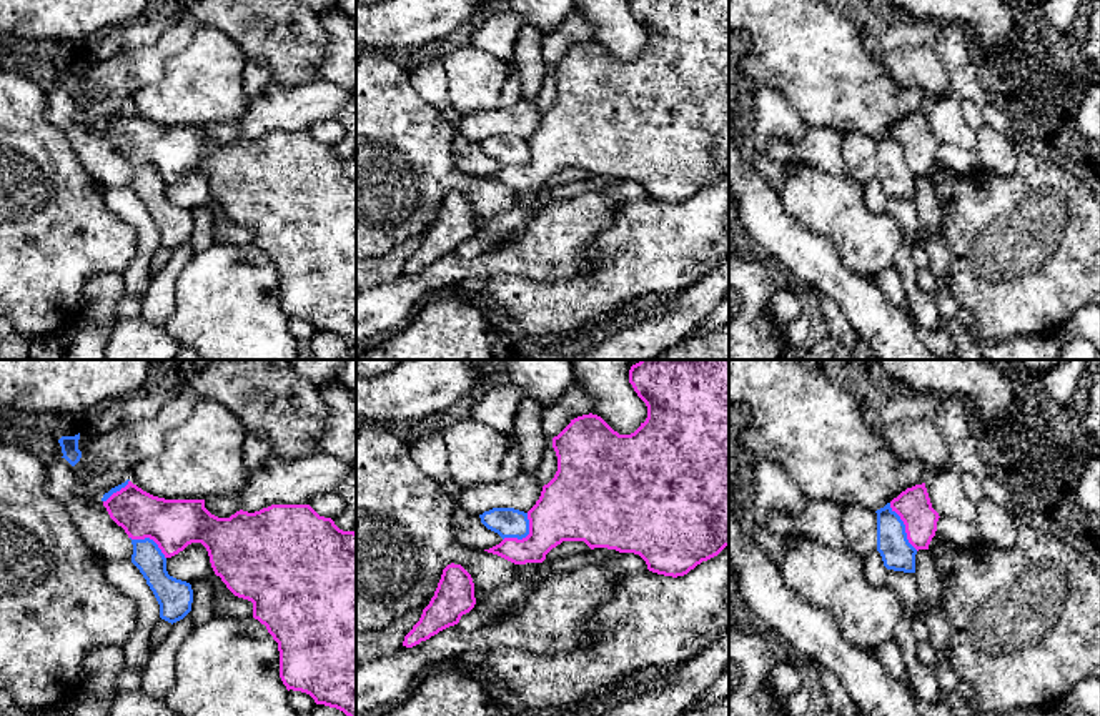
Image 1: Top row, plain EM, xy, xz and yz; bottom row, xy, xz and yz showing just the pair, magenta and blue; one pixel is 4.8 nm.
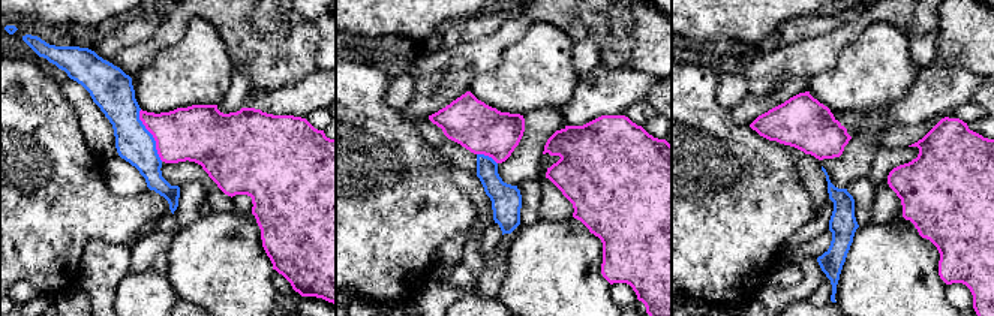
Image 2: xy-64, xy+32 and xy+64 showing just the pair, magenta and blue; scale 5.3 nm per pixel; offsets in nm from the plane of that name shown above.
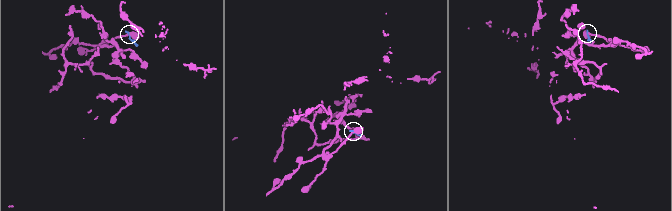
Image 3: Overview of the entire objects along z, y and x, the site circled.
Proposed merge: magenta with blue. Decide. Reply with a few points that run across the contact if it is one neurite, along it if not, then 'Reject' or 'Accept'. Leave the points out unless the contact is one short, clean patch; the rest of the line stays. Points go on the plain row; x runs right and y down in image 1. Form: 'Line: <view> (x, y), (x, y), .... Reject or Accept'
Line: yz (889, 130), (904, 152), (906, 165), (917, 177). Reject

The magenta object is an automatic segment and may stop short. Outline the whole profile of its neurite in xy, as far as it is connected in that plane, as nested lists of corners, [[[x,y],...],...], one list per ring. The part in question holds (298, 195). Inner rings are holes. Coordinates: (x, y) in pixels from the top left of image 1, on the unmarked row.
[[[131,108],[120,118],[103,128],[110,145],[125,157],[131,167],[153,167],[165,185],[171,185],[191,170],[201,170],[210,183],[211,195],[226,215],[238,225],[253,230],[253,245],[266,253],[268,260],[278,270],[280,278],[280,305],[286,316],[310,321],[316,331],[336,335],[349,343],[356,351],[356,160],[339,157],[331,145],[320,143],[310,132],[271,132],[255,140],[236,138],[230,145],[218,145],[205,135],[205,127],[165,127],[153,123]]]

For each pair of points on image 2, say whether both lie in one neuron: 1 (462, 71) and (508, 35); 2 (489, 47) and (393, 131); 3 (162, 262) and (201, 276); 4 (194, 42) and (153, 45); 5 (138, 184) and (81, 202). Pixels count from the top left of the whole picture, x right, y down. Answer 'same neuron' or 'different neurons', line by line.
1: same neuron
2: different neurons
3: different neurons
4: different neurons
5: different neurons

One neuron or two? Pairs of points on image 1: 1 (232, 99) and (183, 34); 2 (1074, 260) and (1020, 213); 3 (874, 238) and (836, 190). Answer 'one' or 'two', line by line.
1: two
2: one
3: one

